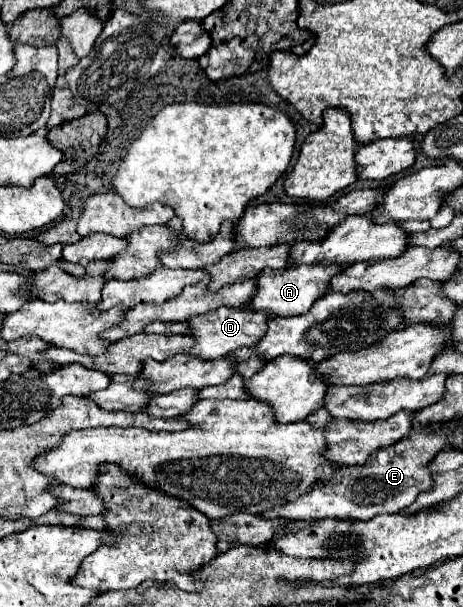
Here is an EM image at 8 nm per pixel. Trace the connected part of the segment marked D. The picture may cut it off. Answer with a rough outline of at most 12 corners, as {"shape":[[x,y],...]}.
{"shape":[[219,307],[189,319],[201,359],[257,345],[267,311]]}

